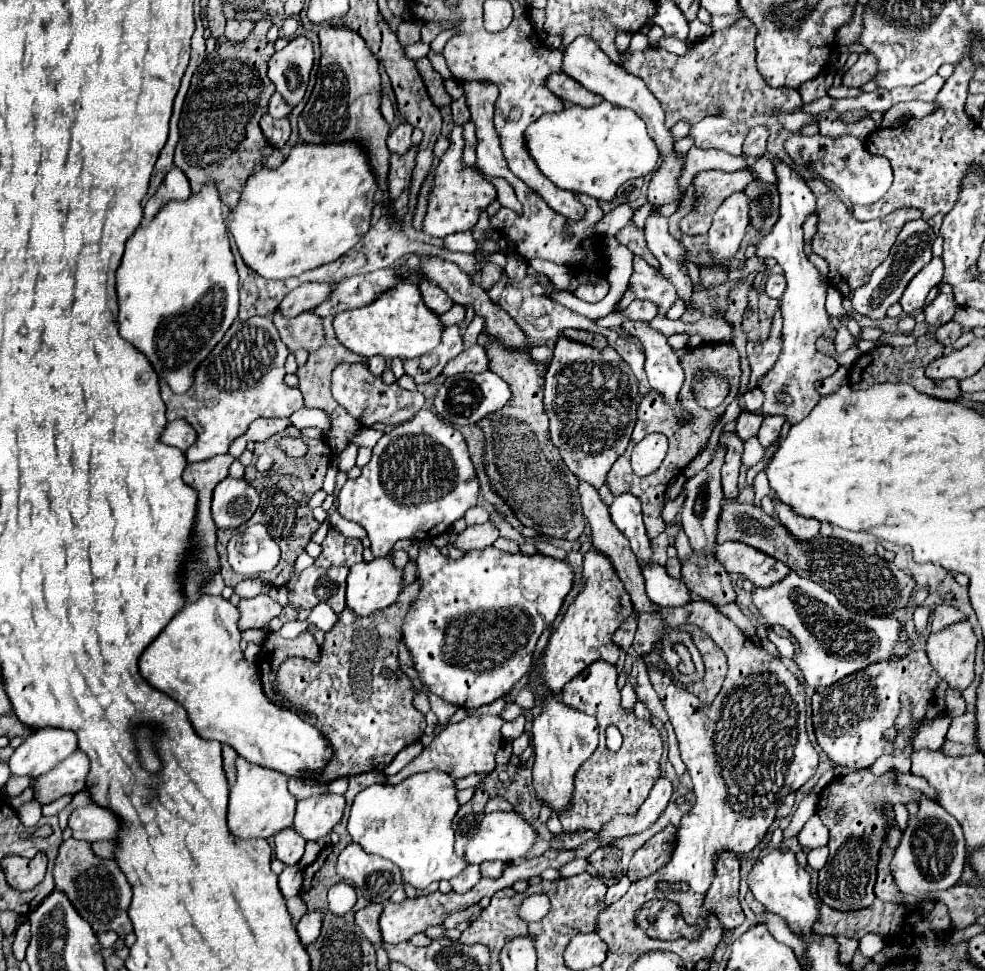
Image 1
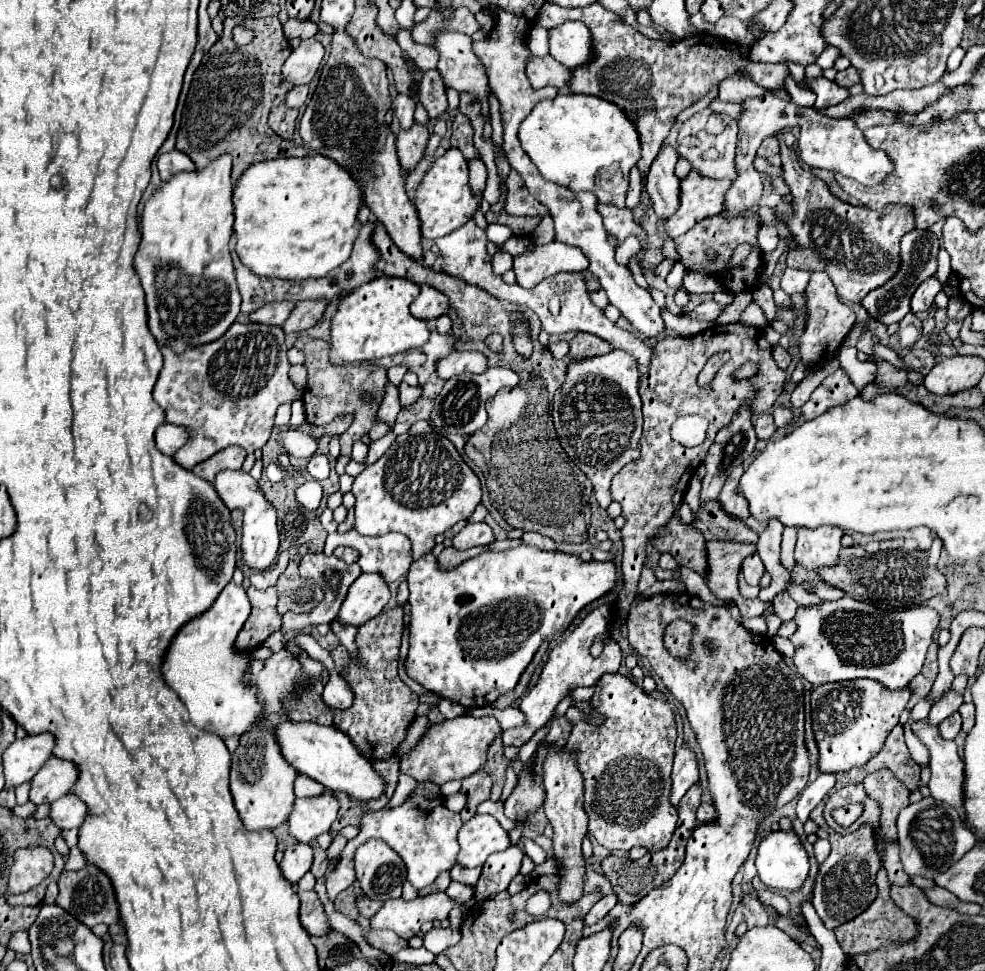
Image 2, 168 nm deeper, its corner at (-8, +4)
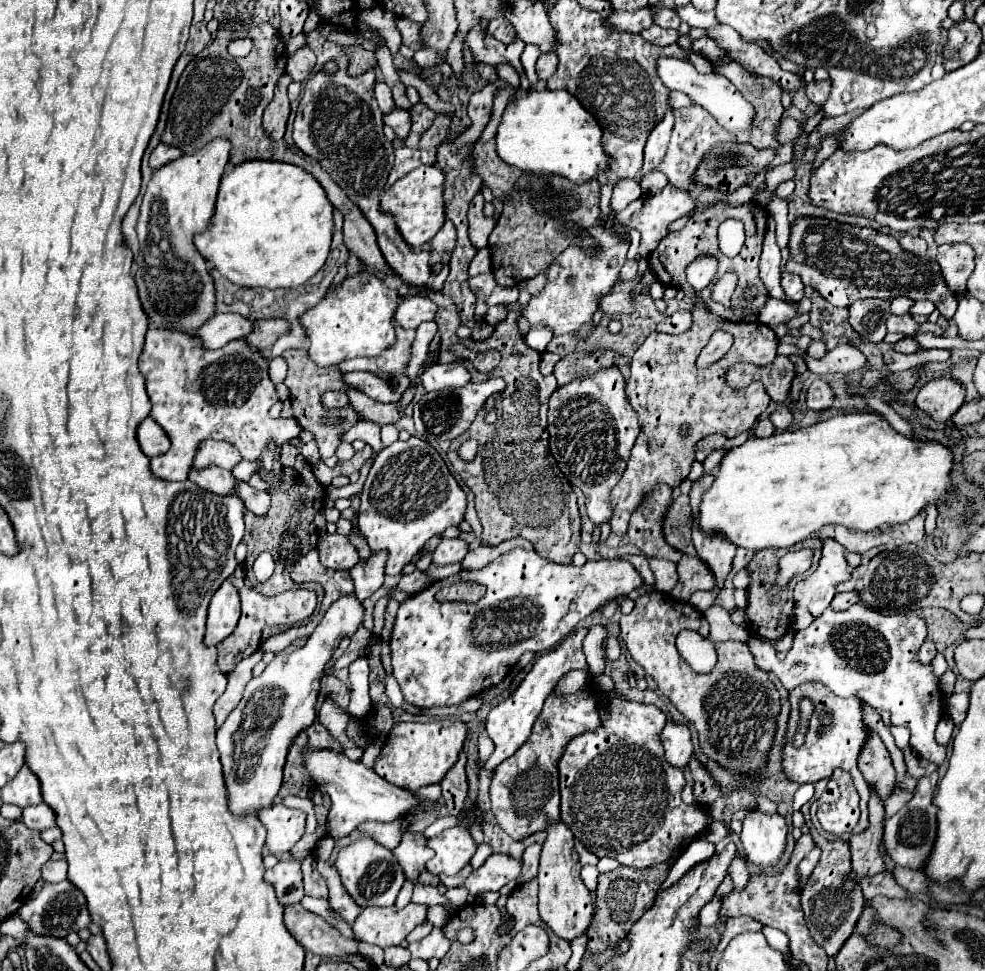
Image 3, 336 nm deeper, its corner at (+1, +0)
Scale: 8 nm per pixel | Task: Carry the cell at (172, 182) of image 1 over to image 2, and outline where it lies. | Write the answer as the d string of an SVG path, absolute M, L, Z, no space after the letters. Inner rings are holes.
M170 150L166 154L160 154L158 158L158 170L162 176L162 182L170 180L170 176L182 172L182 170L194 170L194 162L188 158L188 154L180 150Z

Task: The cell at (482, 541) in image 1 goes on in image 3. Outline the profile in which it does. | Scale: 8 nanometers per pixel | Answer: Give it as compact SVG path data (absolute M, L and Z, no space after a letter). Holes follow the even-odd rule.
M443 538L437 550L433 552L433 564L445 566L451 562L461 562L469 552L469 542L463 538Z

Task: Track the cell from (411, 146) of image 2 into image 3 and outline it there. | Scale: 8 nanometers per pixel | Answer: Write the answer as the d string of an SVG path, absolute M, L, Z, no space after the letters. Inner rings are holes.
M395 108L395 110L393 110L391 114L387 114L383 120L385 120L387 126L393 128L395 136L397 136L399 140L405 140L405 138L409 136L409 132L411 132L411 116L409 116L407 110Z

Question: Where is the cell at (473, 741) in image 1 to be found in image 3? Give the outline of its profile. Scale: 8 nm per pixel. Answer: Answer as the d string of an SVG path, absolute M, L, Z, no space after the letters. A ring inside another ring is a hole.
M435 720L435 722L401 722L393 732L391 738L385 742L377 762L375 772L385 778L387 782L417 792L423 786L439 784L441 776L449 772L449 768L457 762L463 742L467 738L467 722L461 720Z

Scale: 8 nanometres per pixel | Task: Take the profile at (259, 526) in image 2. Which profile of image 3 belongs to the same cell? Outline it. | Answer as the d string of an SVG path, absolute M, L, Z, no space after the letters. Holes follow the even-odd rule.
M217 466L199 470L199 472L191 470L189 480L193 480L199 488L213 494L235 494L235 484L237 484L237 480L229 470L221 470Z

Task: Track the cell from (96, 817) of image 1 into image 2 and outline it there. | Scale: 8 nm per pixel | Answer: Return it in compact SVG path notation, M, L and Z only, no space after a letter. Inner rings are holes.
M62 796L50 804L50 820L60 830L80 828L82 820L86 818L86 806L76 796Z

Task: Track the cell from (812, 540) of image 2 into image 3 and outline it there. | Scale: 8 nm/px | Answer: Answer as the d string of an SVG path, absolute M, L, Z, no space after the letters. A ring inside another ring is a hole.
M823 538L821 544L821 560L817 570L797 582L793 590L795 604L807 608L813 616L819 616L831 604L835 586L851 574L851 568L845 562L845 548L833 538Z

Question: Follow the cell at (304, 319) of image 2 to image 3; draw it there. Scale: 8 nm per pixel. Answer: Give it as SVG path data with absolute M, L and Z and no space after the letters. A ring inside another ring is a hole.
M257 320L255 330L245 340L263 352L265 348L271 348L285 332L289 332L289 324L285 324L285 320Z

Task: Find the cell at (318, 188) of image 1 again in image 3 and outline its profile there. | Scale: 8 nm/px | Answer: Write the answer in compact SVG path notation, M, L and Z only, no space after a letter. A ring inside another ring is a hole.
M251 160L251 162L243 162L239 166L235 166L231 172L227 172L221 178L221 186L219 186L219 196L217 196L217 210L213 216L213 226L203 232L199 238L195 236L195 246L199 248L201 256L205 256L205 260L209 260L227 280L231 280L237 286L249 286L249 288L297 288L301 284L305 284L313 274L317 274L321 270L321 266L325 264L329 250L331 250L331 236L333 236L333 204L329 202L329 198L325 196L325 190L321 188L321 184L315 180L313 174L305 172L299 166L293 164L285 164L285 162L265 162L265 160Z

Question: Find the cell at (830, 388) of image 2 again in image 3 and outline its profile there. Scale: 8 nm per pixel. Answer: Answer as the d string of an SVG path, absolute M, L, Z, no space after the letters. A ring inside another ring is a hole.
M817 378L817 380L809 386L807 396L805 396L807 408L811 408L811 410L815 410L815 412L821 412L821 410L831 408L831 406L833 406L833 400L835 400L833 388L831 388L827 382L823 382L821 378Z

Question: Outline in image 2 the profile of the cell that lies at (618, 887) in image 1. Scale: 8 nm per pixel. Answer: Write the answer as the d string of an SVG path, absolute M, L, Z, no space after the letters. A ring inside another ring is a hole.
M610 894L610 896L606 896L606 898L600 898L600 900L588 910L588 916L584 918L584 922L586 922L586 924L596 924L596 922L602 920L614 906L616 906L614 894Z

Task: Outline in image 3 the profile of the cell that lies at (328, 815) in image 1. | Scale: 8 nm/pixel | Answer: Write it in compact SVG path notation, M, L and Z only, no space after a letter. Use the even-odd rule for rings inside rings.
M281 802L259 812L259 820L267 828L265 844L271 850L271 854L289 852L299 842L299 838L305 832L305 818L307 818L305 812L287 808Z

